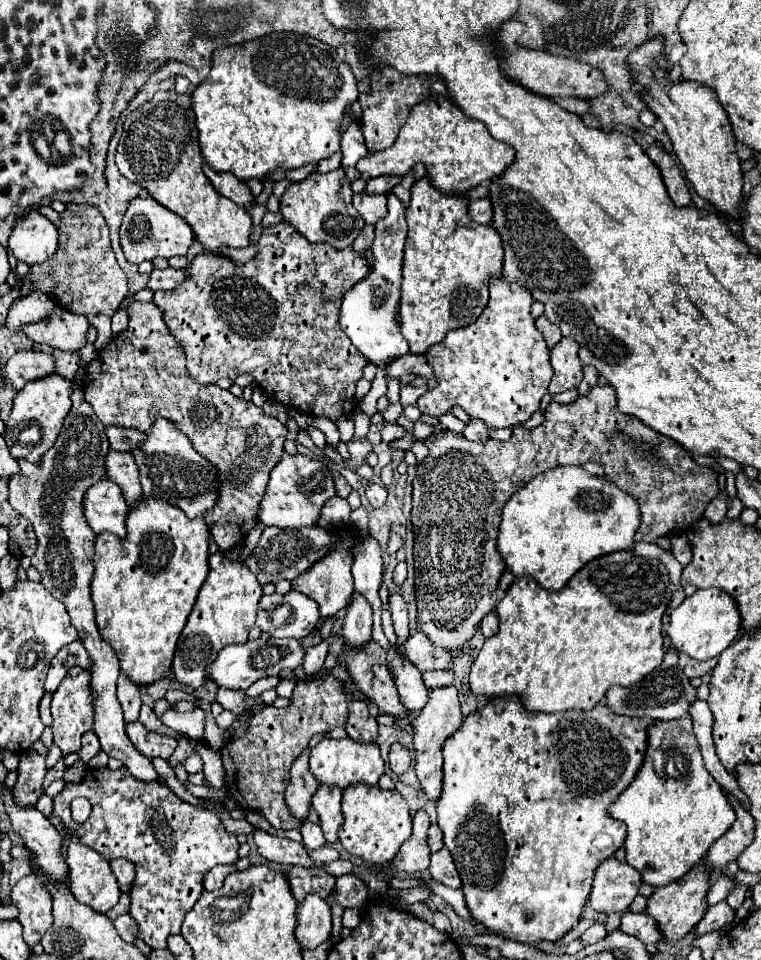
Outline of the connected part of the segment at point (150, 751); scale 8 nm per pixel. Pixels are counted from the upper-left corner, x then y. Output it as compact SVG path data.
M139 721L127 723L127 735L129 735L131 743L135 745L135 749L141 751L145 757L151 757L151 759L153 757L167 759L175 751L175 747L177 747L177 739L175 737L149 731Z

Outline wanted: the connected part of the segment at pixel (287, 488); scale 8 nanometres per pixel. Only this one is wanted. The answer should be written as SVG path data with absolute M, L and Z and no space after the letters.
M283 455L273 467L267 483L267 493L259 505L259 521L263 525L275 525L281 529L297 529L305 525L317 525L321 509L327 499L335 495L335 483L329 467L323 461L315 461L303 455Z

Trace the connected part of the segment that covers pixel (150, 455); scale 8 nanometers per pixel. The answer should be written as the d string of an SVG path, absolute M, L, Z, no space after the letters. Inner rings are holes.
M157 419L153 431L147 433L147 439L135 447L133 457L137 461L141 473L141 485L145 497L157 497L183 509L191 519L203 517L219 499L219 481L217 467L205 459L189 441L185 433L181 433L169 419Z

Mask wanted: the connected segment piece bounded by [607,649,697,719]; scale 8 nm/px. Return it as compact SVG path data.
M669 649L663 663L653 675L645 677L637 687L611 687L607 691L607 705L617 711L617 715L629 717L651 717L651 719L681 719L689 715L689 707L697 701L697 689L689 683L689 677L677 665L679 653Z

